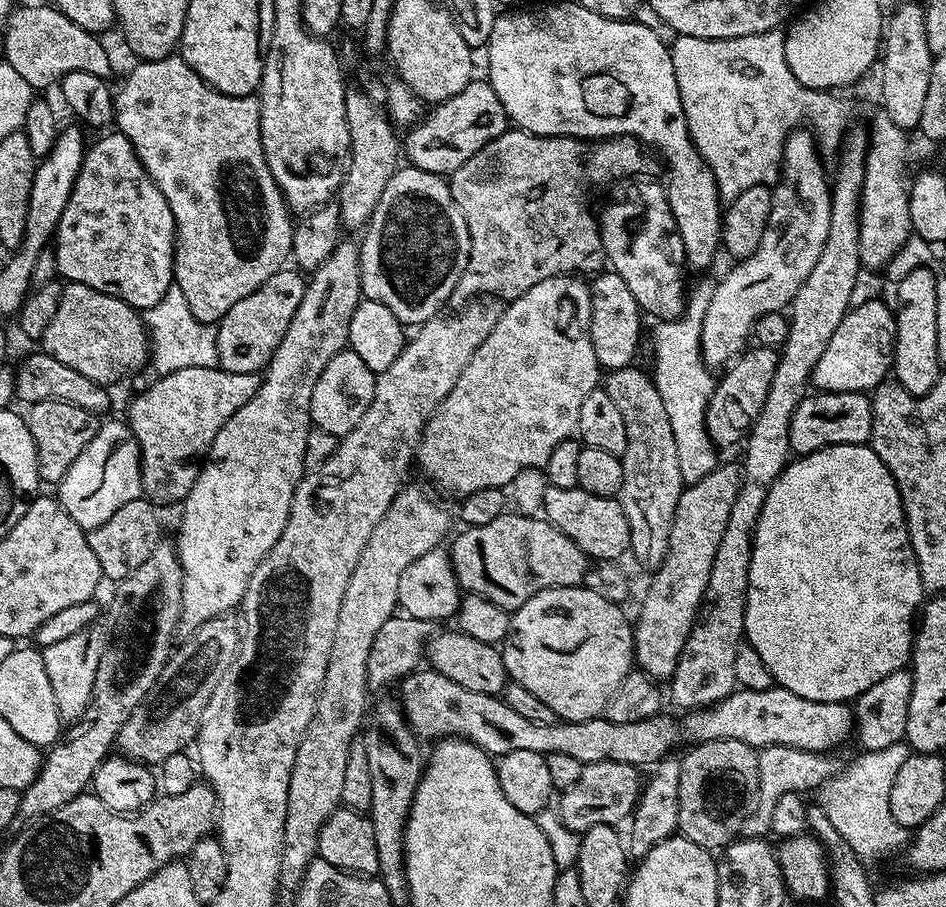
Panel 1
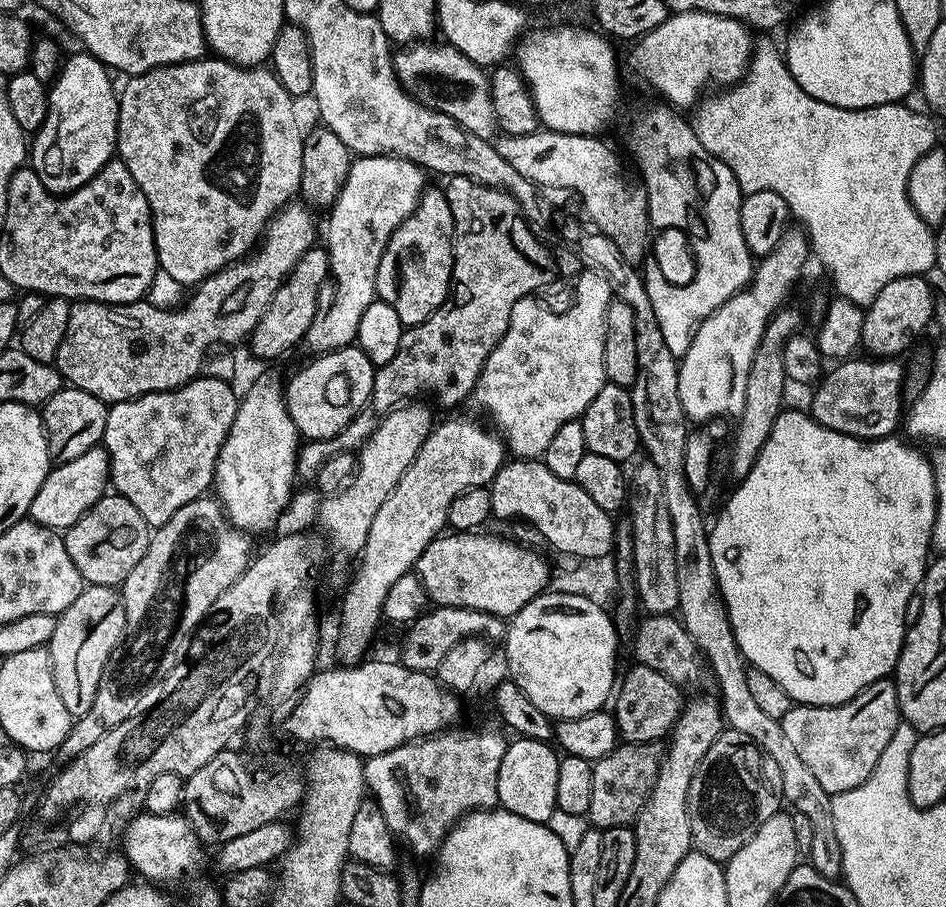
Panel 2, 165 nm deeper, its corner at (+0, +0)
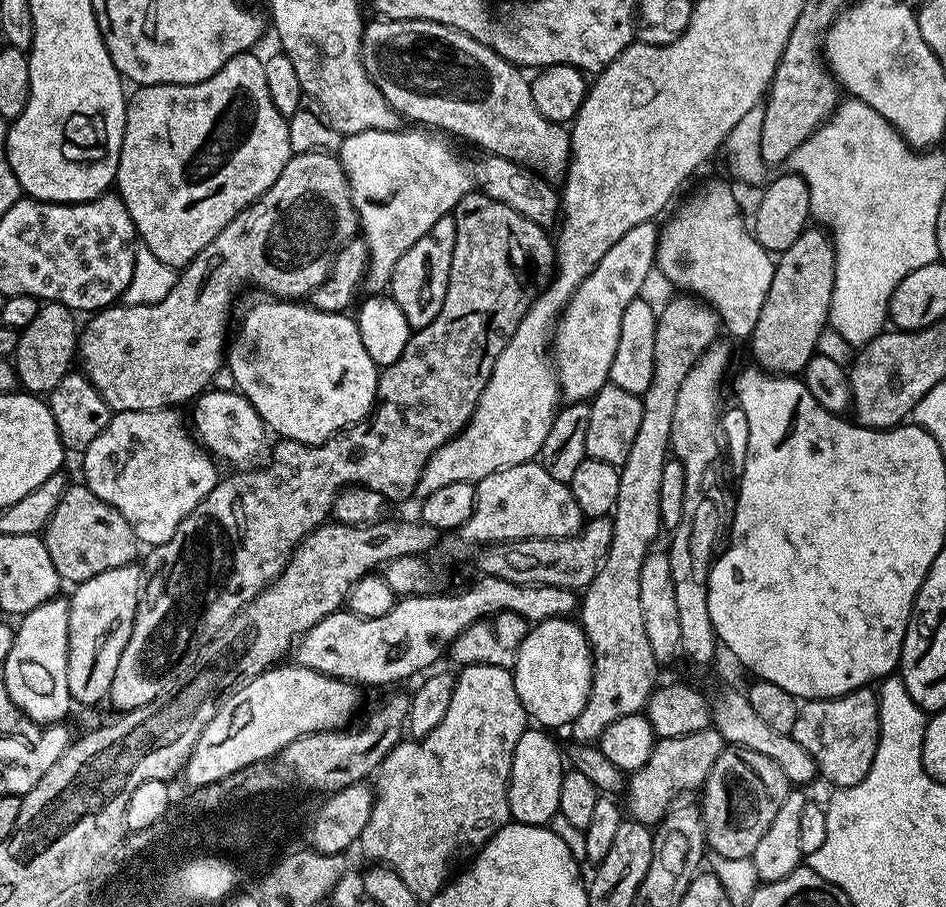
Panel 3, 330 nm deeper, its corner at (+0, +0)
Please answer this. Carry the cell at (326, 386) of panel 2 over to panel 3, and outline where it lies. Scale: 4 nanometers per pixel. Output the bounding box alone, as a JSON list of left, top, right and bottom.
[226,298,378,444]

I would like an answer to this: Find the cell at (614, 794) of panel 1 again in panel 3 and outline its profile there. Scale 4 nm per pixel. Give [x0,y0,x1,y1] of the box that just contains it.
[627,726,725,826]

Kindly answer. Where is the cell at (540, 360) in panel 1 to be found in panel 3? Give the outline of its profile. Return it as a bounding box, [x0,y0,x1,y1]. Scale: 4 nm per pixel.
[550,220,660,401]

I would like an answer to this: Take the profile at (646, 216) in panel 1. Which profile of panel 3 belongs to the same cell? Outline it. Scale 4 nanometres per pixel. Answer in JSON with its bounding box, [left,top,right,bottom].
[360,18,572,178]

